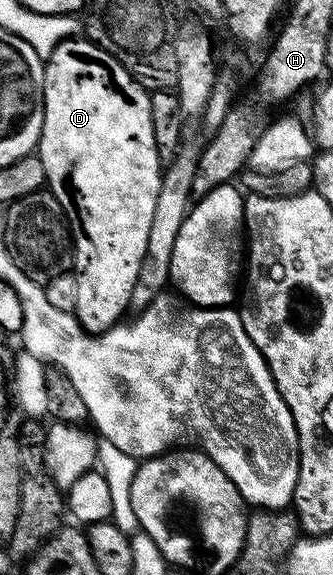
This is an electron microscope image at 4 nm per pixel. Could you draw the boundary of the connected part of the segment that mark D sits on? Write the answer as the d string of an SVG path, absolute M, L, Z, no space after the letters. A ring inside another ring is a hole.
M72 37L56 45L54 51L45 61L44 71L44 125L38 141L37 154L43 163L46 182L50 193L60 203L73 234L73 269L77 278L75 305L72 312L77 321L85 328L86 333L100 335L112 329L122 320L125 309L130 308L131 291L135 287L135 279L139 279L139 267L143 263L143 255L147 255L148 236L151 233L151 222L154 219L155 203L158 202L159 187L163 163L157 151L151 113L150 92L144 84L129 72L117 57L111 56L108 48L96 45L86 37Z

